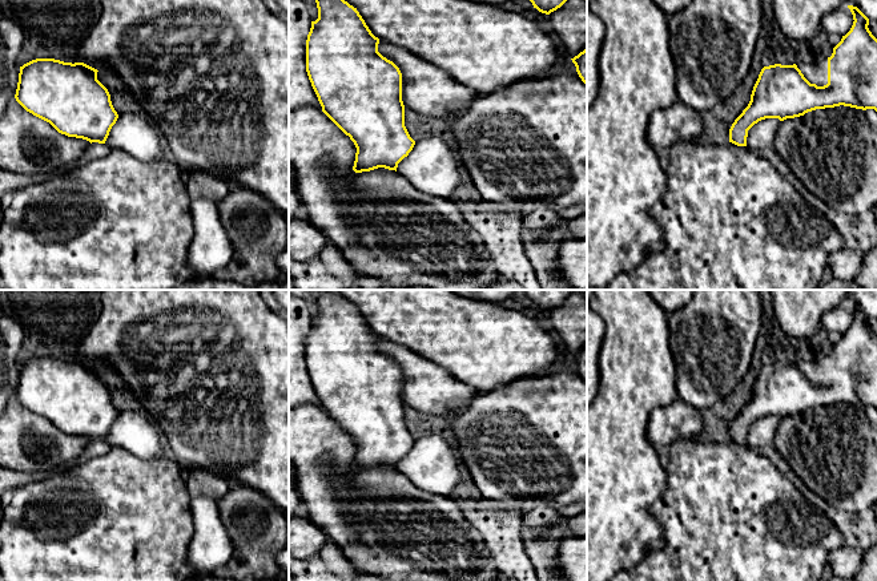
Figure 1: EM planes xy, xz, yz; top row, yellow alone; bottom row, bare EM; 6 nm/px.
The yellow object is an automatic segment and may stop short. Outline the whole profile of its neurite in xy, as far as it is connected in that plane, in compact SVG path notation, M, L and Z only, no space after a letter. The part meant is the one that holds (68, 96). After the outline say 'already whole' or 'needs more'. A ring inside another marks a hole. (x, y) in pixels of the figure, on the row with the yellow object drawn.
M36 58L20 66L15 98L33 116L49 122L59 133L105 144L118 114L108 89L97 80L97 69L84 62Z; already whole

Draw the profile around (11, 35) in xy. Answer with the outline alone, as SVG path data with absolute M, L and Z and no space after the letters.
M0 15L0 117L7 109L7 104L15 97L20 66L17 57L23 45L24 33L21 27Z

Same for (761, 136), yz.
M765 118L755 124L748 130L747 148L756 152L773 148L780 124L779 118Z

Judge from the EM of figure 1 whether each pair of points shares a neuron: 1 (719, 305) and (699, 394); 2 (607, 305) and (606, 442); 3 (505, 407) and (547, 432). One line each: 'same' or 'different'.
1: same
2: same
3: same

